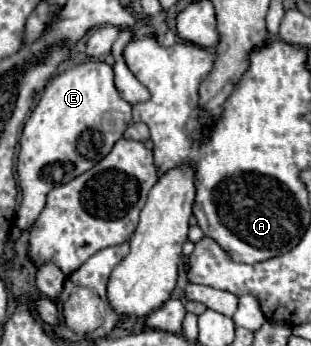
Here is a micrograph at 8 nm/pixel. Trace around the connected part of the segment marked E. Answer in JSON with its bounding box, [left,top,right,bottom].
[16,61,132,233]

